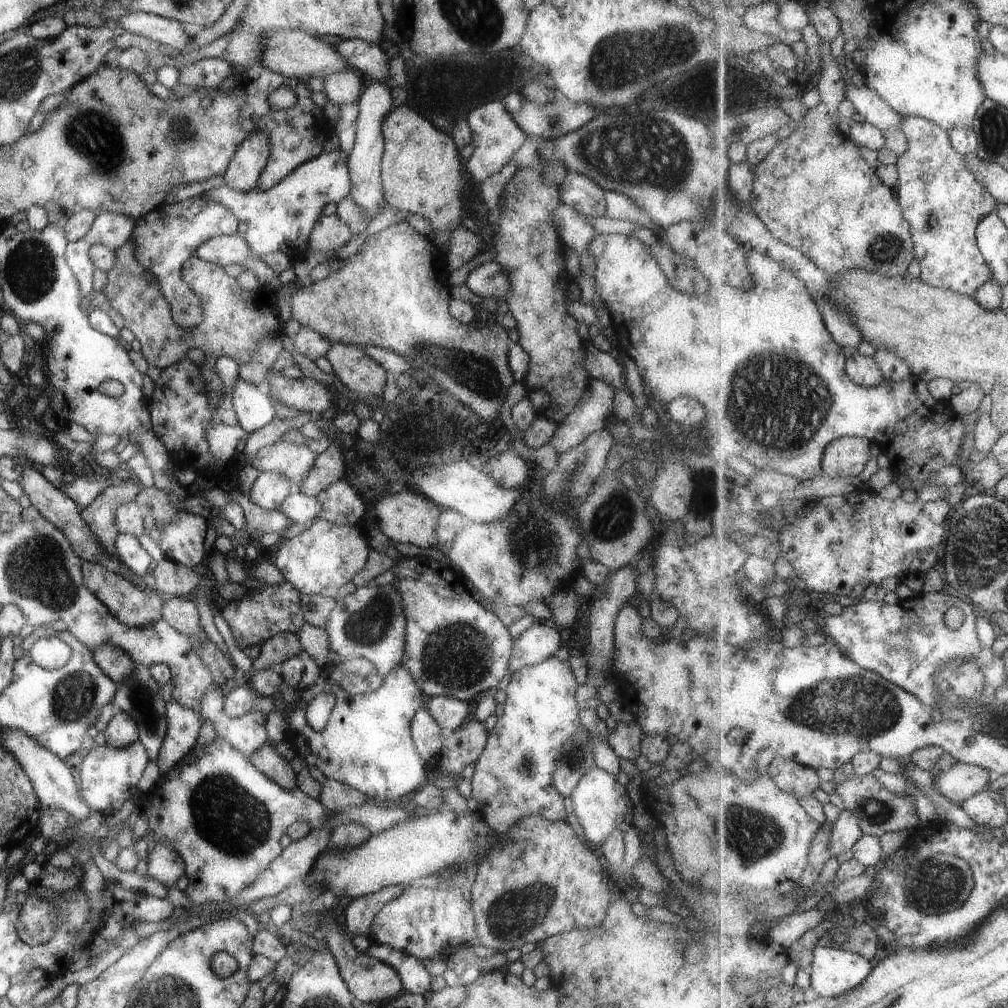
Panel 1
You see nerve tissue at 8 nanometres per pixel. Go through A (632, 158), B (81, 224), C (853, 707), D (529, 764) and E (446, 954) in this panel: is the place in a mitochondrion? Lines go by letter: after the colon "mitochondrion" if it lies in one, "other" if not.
A: mitochondrion
B: other
C: mitochondrion
D: mitochondrion
E: other

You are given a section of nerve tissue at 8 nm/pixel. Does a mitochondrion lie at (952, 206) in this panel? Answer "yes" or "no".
yes

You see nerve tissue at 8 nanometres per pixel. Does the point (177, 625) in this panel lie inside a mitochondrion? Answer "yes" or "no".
no

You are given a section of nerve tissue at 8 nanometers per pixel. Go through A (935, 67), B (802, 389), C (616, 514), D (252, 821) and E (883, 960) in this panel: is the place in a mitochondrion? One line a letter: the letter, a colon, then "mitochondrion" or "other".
A: other
B: mitochondrion
C: mitochondrion
D: mitochondrion
E: other

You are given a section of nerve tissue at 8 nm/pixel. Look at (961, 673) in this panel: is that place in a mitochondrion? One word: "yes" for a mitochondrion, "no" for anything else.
yes

